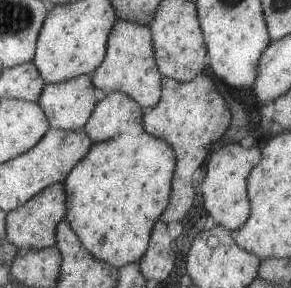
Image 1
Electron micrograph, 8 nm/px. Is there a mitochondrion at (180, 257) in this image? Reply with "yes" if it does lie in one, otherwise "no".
no

